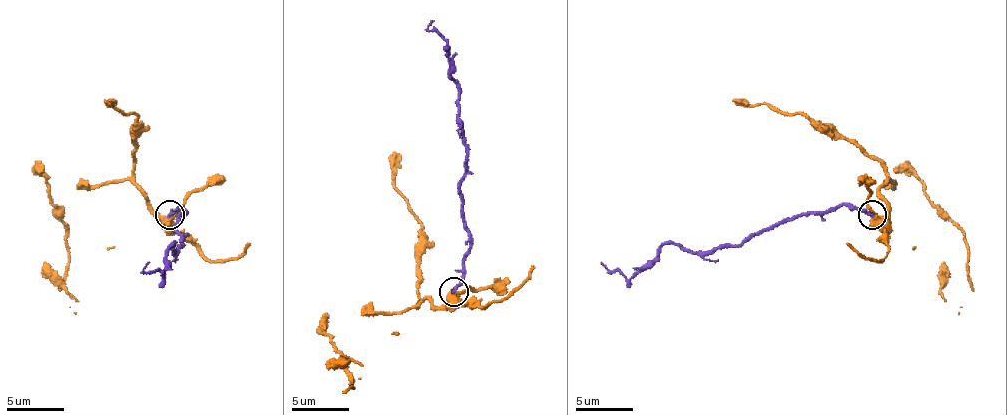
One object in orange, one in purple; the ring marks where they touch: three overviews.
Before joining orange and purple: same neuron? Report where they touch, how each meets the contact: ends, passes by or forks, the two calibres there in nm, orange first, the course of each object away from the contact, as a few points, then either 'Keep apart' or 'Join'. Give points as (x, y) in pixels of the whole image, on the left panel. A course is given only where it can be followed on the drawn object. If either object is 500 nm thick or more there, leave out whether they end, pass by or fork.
Place: (169, 214). At the ring orange passes by. At the ring purple ends. Thickness 440 nm (orange) against 240 nm. Course of orange: (168, 215), (154, 209), (128, 181), (79, 186), (42, 169), (65, 232), (67, 276), (62, 290), (76, 313). Course of purple: (168, 215), (180, 207), (186, 212), (174, 227), (180, 247), (166, 256), (163, 279), (145, 267), (148, 261). Keep apart

